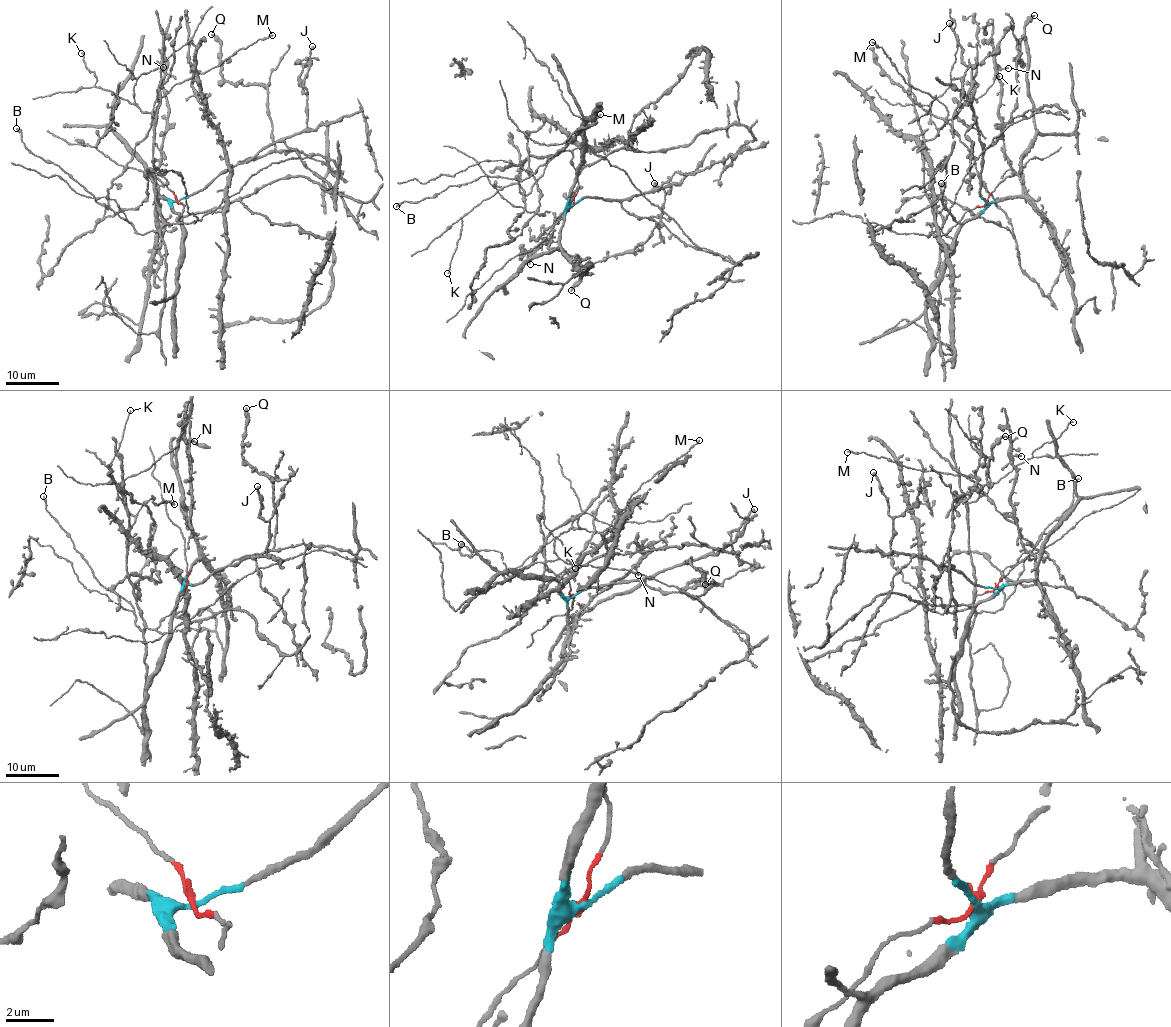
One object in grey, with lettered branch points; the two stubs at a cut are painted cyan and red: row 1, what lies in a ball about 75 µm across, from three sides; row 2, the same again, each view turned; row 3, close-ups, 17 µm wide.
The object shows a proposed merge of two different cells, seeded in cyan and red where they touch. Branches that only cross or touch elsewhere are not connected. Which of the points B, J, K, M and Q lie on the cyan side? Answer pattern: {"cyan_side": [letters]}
{"cyan_side": ["J", "Q"]}

